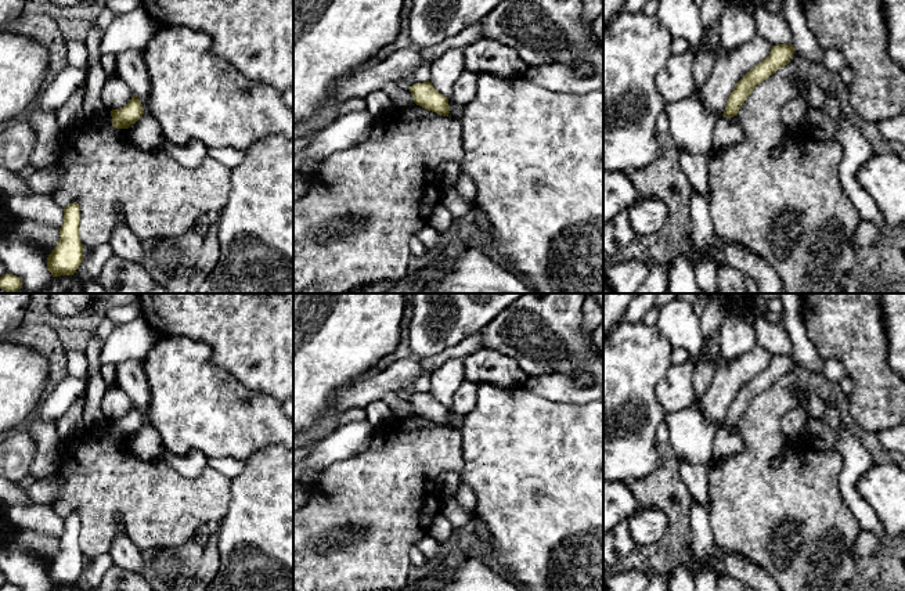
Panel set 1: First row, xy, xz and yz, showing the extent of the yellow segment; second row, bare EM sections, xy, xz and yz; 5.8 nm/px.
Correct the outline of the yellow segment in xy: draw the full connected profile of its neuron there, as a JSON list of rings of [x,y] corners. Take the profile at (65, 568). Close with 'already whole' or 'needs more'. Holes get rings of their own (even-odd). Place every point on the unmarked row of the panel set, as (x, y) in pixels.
[[[69,513],[64,519],[64,534],[60,538],[57,556],[47,567],[47,579],[53,587],[73,585],[83,572],[83,554],[80,551],[79,513]]]; already whole

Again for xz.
[[[429,390],[412,394],[410,401],[417,415],[439,425],[448,426],[448,408],[439,403]]]; already whole

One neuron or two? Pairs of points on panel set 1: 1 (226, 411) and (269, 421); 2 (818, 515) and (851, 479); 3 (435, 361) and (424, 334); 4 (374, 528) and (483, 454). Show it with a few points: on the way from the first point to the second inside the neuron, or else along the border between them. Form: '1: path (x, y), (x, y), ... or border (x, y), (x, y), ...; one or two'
1: path (237, 420), (258, 421); one
2: border (842, 460), (840, 496), (857, 519); two
3: border (461, 341), (421, 359); two
4: border (461, 436), (462, 469), (460, 472); two

